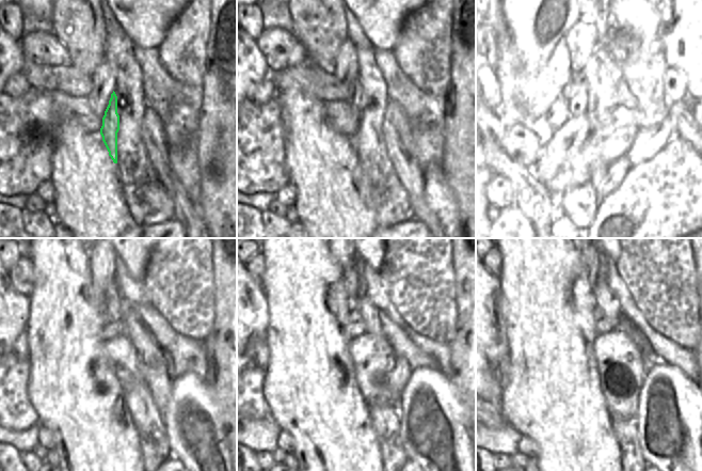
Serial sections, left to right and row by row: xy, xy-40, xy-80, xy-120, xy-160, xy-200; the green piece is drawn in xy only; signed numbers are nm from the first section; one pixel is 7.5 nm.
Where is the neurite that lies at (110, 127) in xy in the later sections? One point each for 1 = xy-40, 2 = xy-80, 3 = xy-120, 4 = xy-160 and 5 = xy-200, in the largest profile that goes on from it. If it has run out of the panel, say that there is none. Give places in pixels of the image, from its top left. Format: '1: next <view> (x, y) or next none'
1: next xy-40 (347, 57)
2: next xy-80 (583, 50)
3: next xy-120 (111, 295)
4: next xy-160 (350, 270)
5: next xy-200 (590, 260)

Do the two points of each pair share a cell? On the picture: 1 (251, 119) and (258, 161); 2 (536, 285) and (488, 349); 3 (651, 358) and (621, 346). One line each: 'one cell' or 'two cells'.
1: one cell
2: two cells
3: two cells

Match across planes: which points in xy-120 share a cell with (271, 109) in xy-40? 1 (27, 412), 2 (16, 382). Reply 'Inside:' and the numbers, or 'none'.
Inside: 1, 2

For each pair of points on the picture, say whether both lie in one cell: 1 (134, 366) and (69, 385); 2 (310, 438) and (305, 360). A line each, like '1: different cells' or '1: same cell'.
1: different cells
2: same cell

